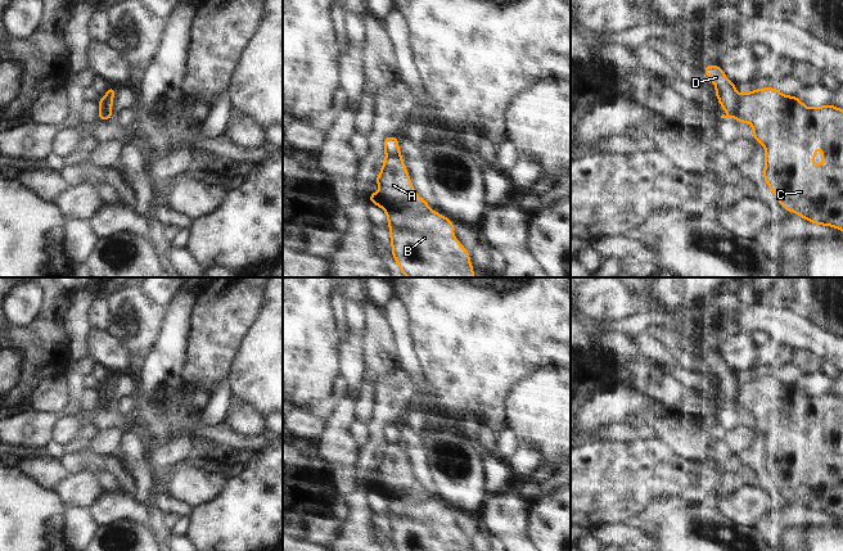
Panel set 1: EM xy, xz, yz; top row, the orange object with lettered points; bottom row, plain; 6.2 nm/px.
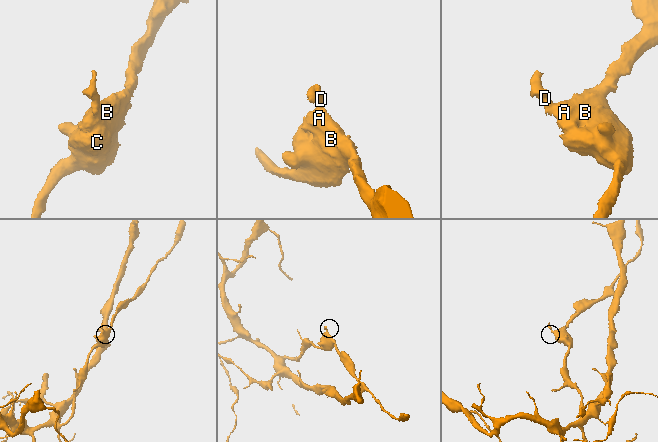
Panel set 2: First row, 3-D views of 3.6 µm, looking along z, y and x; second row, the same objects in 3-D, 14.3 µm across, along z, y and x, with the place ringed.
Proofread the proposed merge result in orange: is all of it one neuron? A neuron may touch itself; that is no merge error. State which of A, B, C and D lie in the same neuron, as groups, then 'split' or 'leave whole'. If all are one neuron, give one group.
A B C / D | split

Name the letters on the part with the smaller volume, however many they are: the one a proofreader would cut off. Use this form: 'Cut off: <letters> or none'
Cut off: D

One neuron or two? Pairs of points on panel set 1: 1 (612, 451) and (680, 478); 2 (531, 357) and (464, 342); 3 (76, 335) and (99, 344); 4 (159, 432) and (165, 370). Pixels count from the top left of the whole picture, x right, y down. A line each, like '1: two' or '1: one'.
1: one
2: one
3: two
4: one

